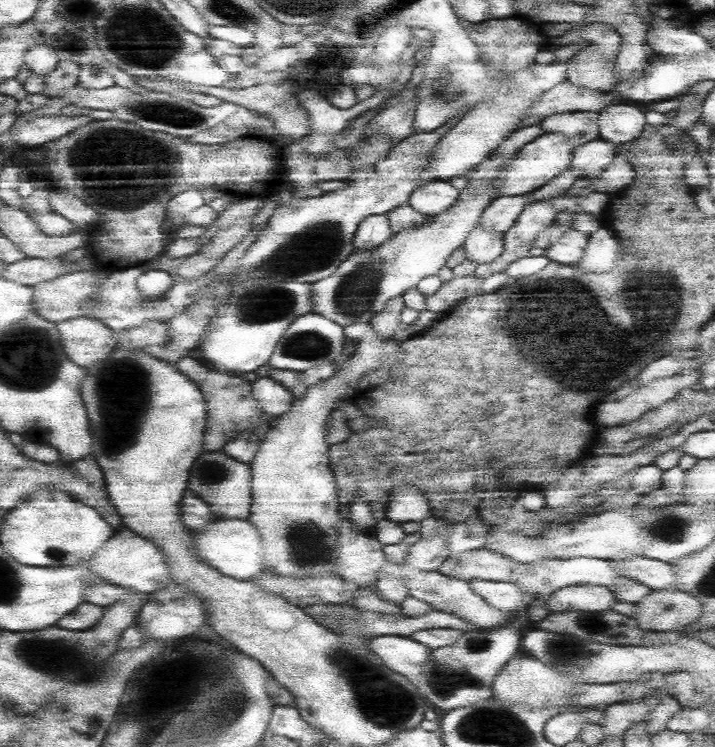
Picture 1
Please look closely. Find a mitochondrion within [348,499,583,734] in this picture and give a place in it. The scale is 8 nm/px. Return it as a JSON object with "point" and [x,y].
{"point":[384,711]}

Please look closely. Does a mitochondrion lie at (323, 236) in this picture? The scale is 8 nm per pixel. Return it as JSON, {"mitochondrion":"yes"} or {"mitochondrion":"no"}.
{"mitochondrion":"yes"}

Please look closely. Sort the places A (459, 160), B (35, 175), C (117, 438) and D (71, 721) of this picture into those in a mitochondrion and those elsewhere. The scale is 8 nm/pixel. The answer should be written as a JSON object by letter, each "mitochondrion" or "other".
{"A":"other","B":"other","C":"other","D":"other"}

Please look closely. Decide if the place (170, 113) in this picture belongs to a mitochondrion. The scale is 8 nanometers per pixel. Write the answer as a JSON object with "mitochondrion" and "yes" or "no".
{"mitochondrion":"yes"}

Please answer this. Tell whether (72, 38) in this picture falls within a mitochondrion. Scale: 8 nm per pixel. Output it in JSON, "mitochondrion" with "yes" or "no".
{"mitochondrion":"yes"}

